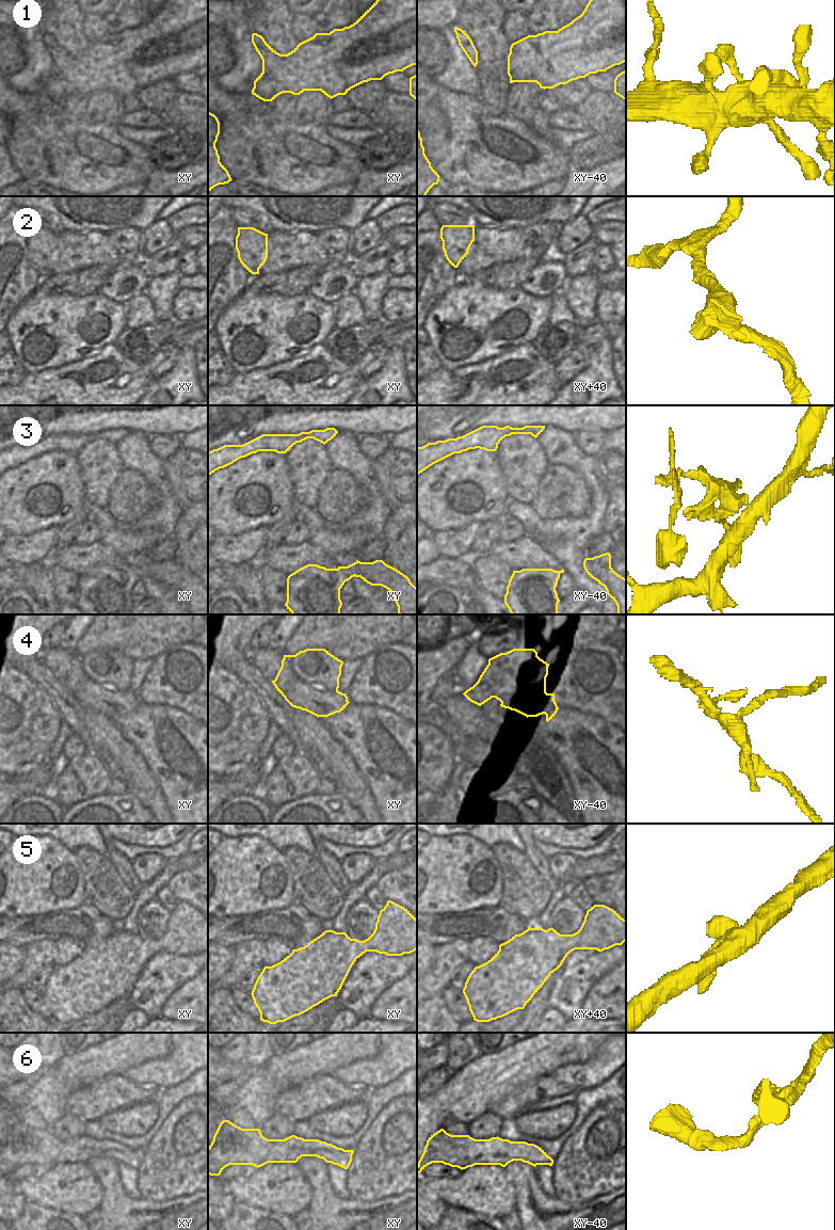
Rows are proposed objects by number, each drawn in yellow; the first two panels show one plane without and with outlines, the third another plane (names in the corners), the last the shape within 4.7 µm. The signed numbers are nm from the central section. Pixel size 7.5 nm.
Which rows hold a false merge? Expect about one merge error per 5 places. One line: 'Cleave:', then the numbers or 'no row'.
Cleave: 3, 4

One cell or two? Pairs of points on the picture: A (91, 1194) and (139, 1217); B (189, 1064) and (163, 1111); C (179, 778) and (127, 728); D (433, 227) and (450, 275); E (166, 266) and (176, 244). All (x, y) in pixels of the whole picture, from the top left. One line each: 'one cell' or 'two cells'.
A: two cells
B: two cells
C: one cell
D: one cell
E: one cell

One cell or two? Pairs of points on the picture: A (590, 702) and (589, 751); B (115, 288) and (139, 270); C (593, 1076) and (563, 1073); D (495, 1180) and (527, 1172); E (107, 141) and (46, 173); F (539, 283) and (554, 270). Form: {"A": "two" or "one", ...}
{"A": "two", "B": "one", "C": "one", "D": "two", "E": "one", "F": "one"}

